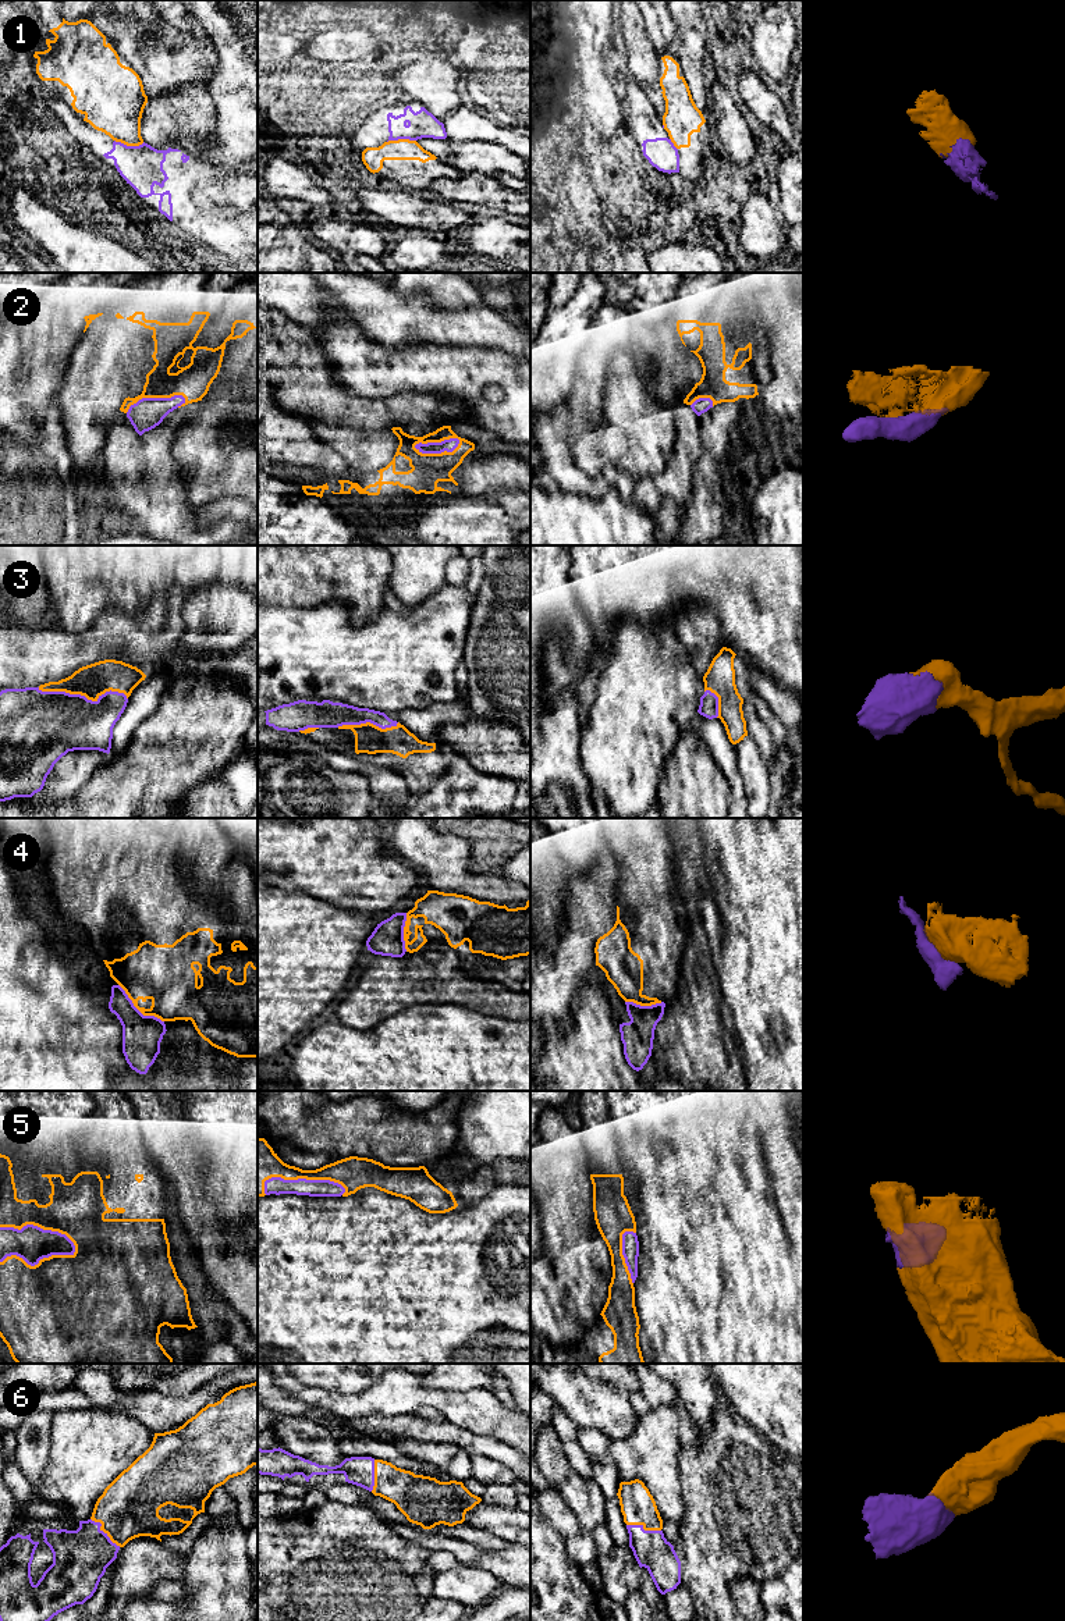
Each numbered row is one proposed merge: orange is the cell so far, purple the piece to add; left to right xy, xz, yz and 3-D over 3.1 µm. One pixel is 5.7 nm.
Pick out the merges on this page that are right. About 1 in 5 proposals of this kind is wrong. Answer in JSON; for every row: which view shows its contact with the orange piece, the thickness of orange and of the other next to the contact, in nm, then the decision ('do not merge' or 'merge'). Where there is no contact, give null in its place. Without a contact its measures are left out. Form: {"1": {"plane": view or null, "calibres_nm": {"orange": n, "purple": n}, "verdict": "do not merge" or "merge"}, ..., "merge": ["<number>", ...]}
{"1": {"plane": "xy", "calibres_nm": {"orange": 340, "purple": 240}, "verdict": "do not merge"}, "2": {"plane": "xz", "calibres_nm": {"orange": 190, "purple": 70}, "verdict": "merge"}, "3": {"plane": "xy", "calibres_nm": {"orange": 190, "purple": 380}, "verdict": "merge"}, "4": {"plane": "xy", "calibres_nm": {"orange": 320, "purple": 220}, "verdict": "do not merge"}, "5": {"plane": "xy", "calibres_nm": {"orange": 480, "purple": 200}, "verdict": "merge"}, "6": {"plane": "xy", "calibres_nm": {"orange": 340, "purple": 320}, "verdict": "merge"}, "merge": ["2", "3", "5", "6"]}

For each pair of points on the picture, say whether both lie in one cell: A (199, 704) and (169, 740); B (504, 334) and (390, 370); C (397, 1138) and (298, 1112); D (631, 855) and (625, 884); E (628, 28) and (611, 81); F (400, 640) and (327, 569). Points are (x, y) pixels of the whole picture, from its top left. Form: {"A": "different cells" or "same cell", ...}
{"A": "same cell", "B": "different cells", "C": "same cell", "D": "same cell", "E": "different cells", "F": "different cells"}

